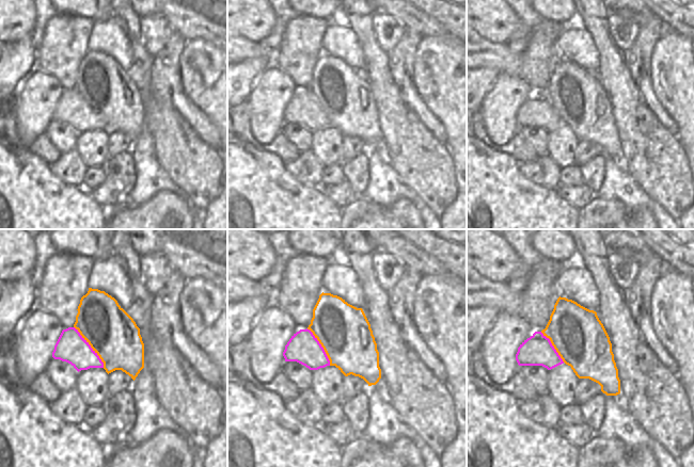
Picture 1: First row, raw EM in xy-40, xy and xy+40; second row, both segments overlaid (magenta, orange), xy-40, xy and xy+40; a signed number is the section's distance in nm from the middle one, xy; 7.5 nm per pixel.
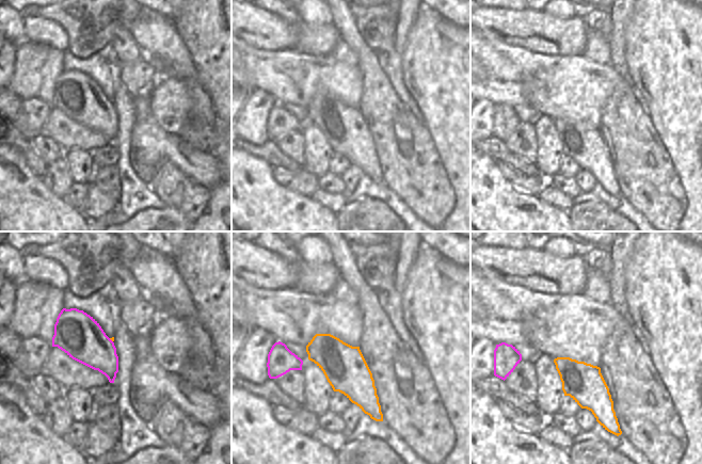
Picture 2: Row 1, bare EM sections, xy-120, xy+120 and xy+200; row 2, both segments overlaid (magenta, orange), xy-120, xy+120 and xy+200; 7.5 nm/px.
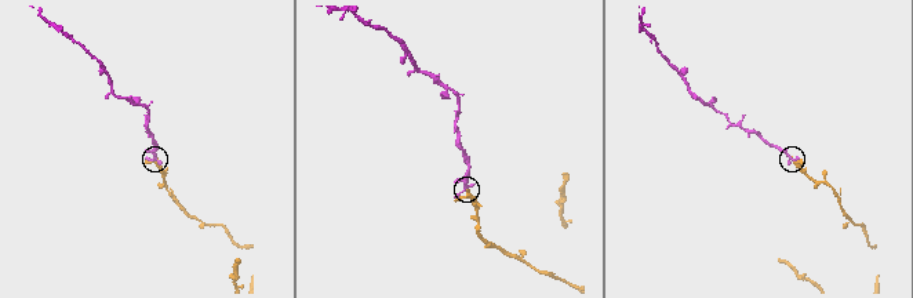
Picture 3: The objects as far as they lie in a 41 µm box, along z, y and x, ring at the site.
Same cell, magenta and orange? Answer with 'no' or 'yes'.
yes

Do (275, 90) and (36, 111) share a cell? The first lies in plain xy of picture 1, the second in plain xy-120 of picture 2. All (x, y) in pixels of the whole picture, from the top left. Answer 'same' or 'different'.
same

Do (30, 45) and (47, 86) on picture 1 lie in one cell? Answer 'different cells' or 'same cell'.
different cells

